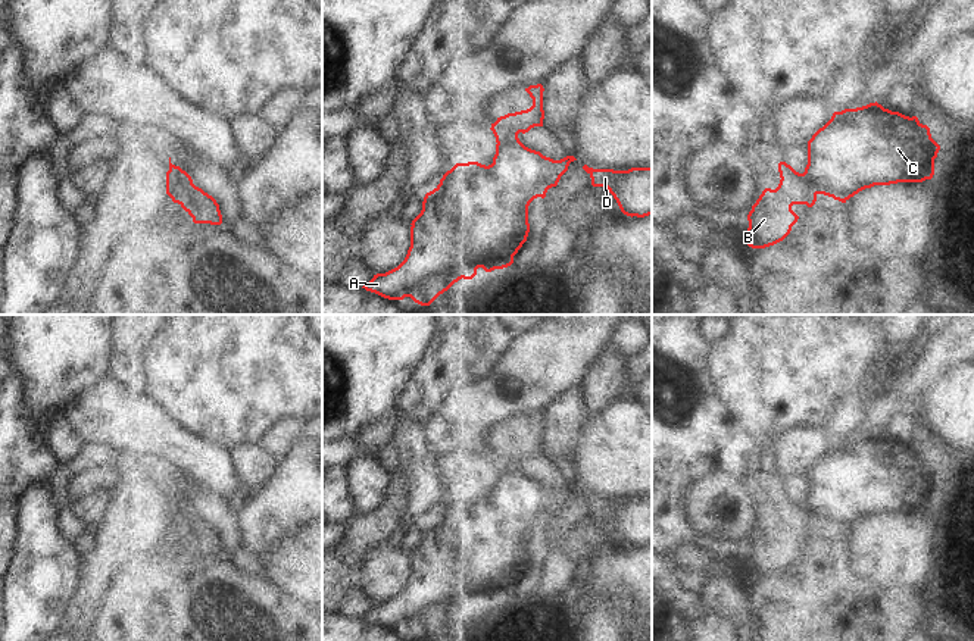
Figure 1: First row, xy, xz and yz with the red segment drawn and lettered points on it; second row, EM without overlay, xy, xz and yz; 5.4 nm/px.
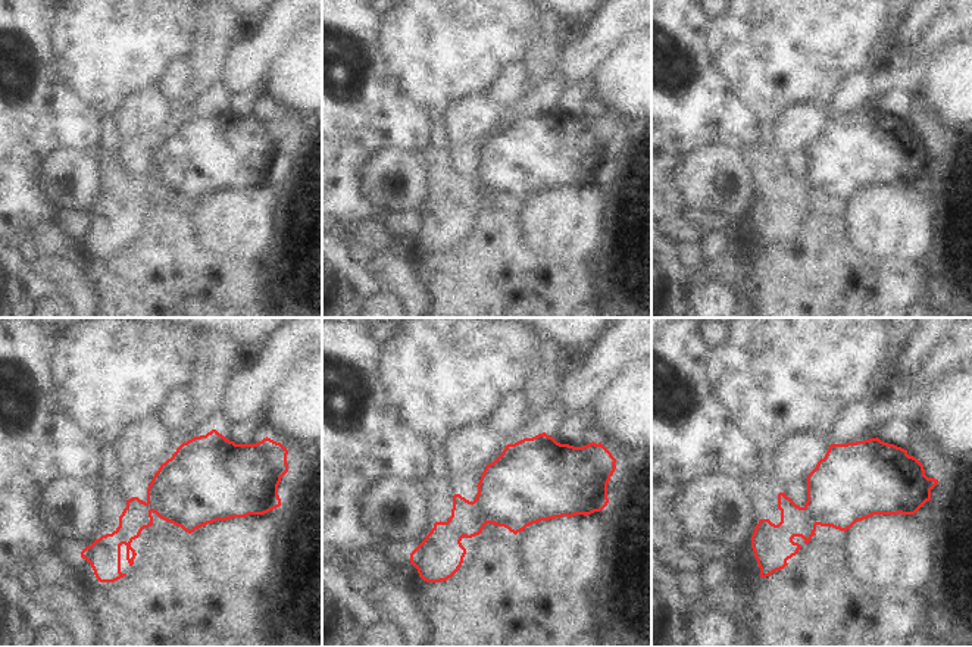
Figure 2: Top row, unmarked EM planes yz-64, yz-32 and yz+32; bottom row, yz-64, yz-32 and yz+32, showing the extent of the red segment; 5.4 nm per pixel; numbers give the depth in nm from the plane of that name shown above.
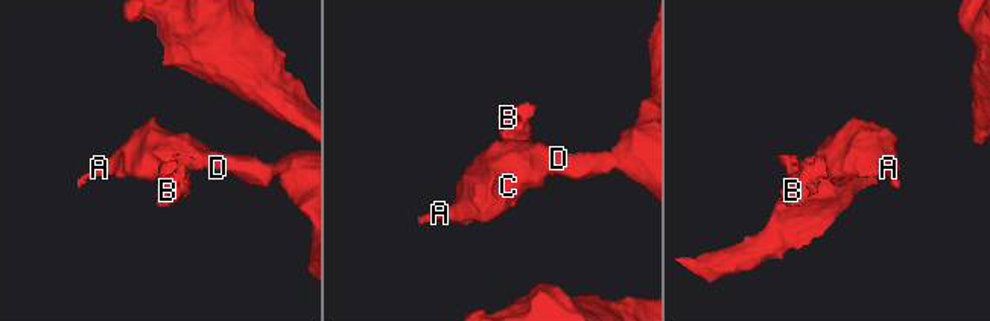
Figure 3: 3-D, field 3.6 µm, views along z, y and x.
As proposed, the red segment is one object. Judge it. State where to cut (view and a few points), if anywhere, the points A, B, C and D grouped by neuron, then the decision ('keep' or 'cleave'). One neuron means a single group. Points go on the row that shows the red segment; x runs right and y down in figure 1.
cut in xz along (518, 138), (505, 138), (498, 143); A C D / B; cleave

